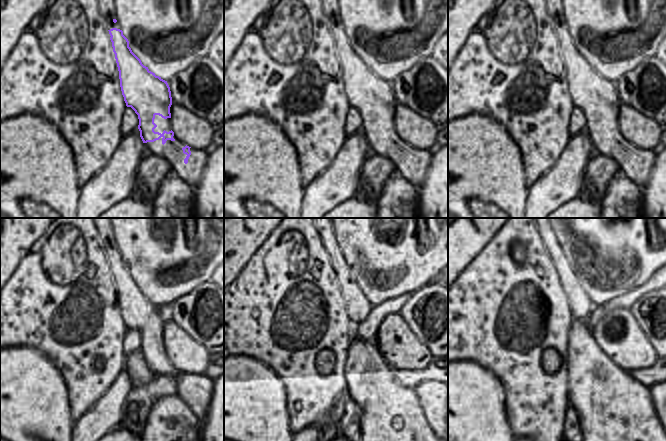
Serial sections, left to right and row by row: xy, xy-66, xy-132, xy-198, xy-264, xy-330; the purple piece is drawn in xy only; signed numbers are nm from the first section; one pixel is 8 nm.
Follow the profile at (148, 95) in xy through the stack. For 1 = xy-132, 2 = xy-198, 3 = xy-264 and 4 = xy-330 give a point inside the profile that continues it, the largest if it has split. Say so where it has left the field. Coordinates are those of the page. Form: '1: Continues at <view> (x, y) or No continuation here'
1: Continues at xy-132 (596, 95)
2: Continues at xy-198 (139, 313)
3: Continues at xy-264 (359, 306)
4: Continues at xy-330 (581, 305)

